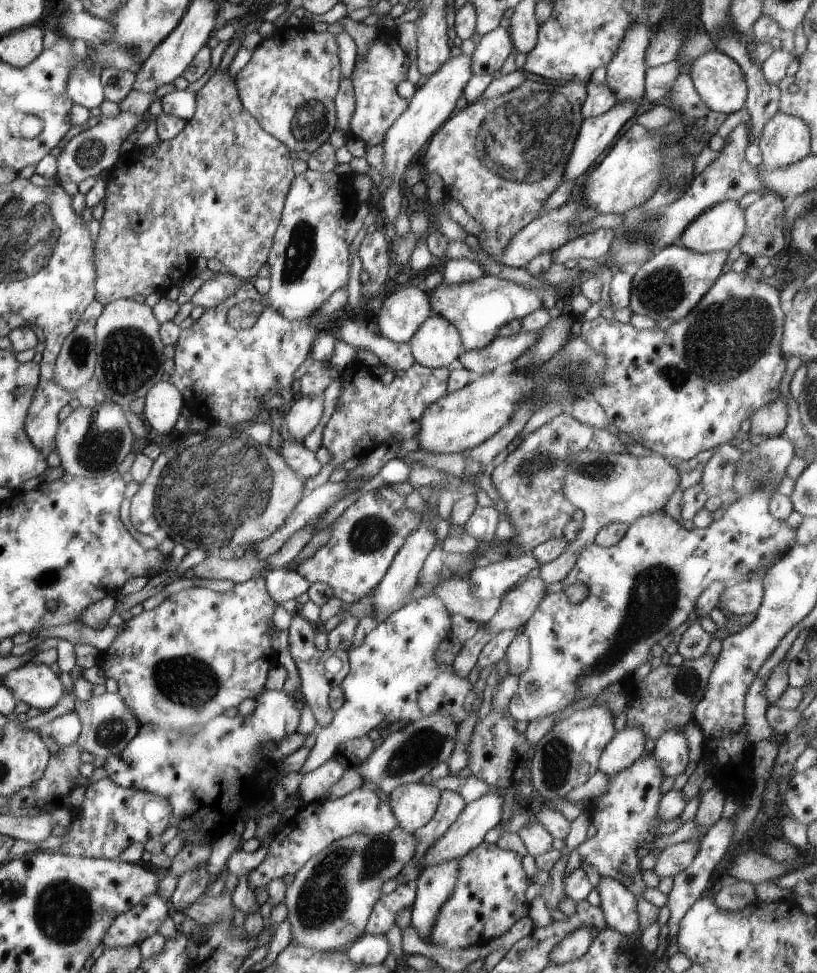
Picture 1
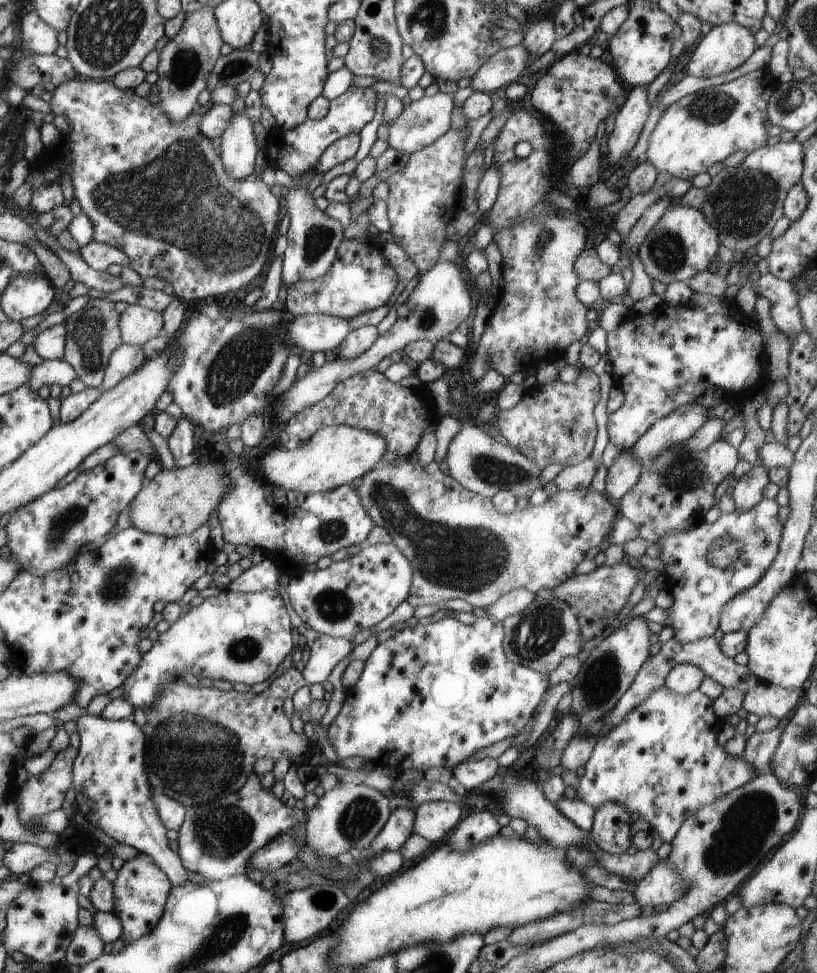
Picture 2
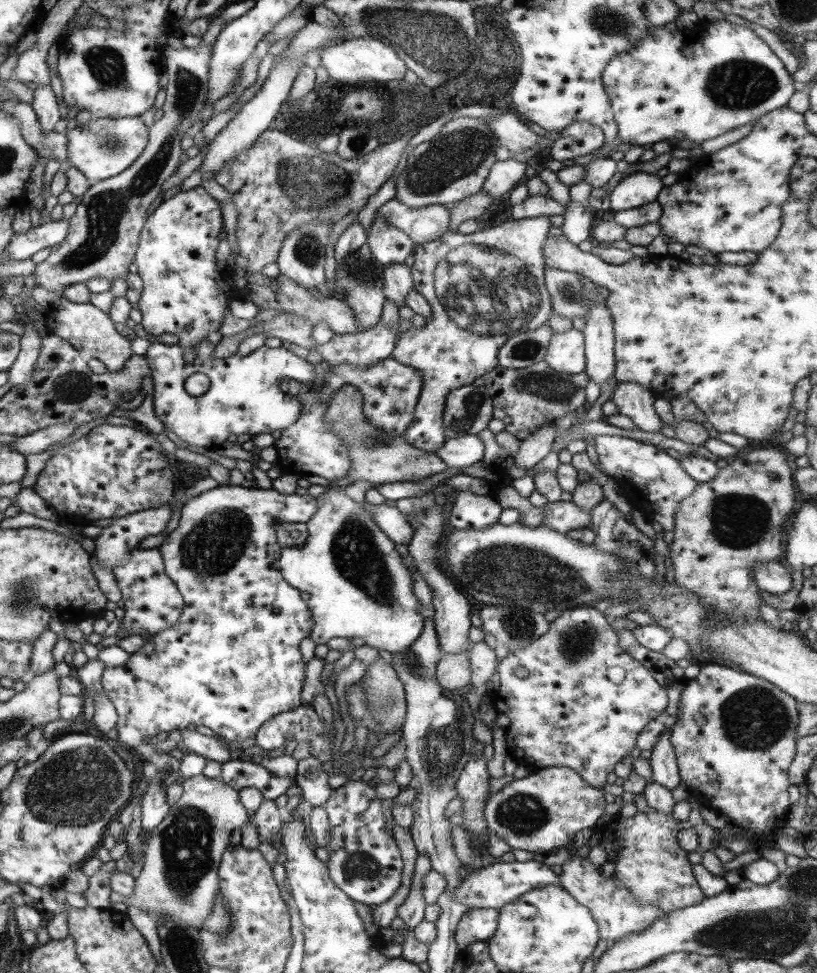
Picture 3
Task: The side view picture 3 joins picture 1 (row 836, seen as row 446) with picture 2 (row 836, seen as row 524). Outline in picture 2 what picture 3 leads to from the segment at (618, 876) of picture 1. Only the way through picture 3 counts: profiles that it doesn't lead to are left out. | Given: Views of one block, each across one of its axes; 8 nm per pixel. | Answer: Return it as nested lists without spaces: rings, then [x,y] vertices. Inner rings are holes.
[[[663,685],[654,688],[647,695],[647,698],[643,699],[643,702],[634,706],[607,734],[598,738],[587,762],[583,765],[584,773],[578,778],[575,798],[581,799],[585,804],[594,808],[594,810],[606,802],[623,804],[629,814],[636,812],[638,818],[644,818],[649,822],[649,831],[652,829],[655,830],[662,842],[669,843],[675,836],[684,818],[695,813],[696,810],[699,810],[700,806],[713,802],[716,798],[722,797],[730,790],[745,784],[748,780],[757,776],[756,770],[746,760],[743,760],[741,755],[731,756],[725,752],[723,746],[717,744],[716,738],[722,724],[723,720],[717,717],[712,709],[712,700],[708,696],[701,694],[697,689],[687,694],[675,694],[673,691],[667,690],[667,687]]]

